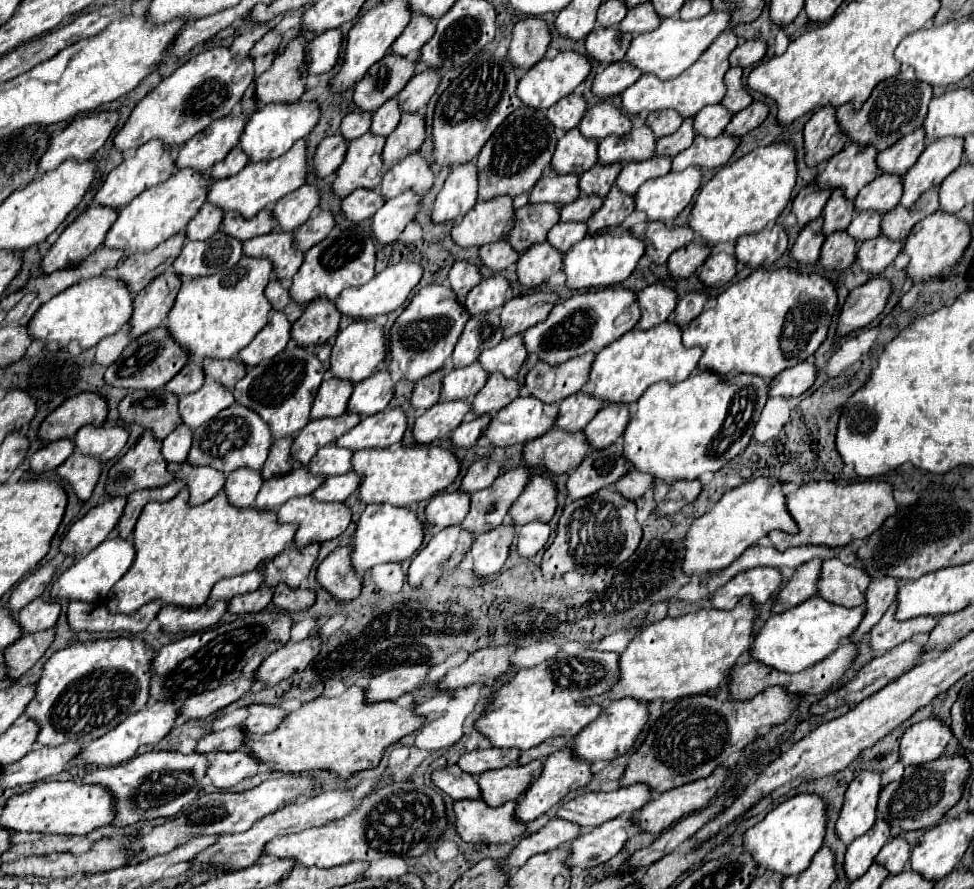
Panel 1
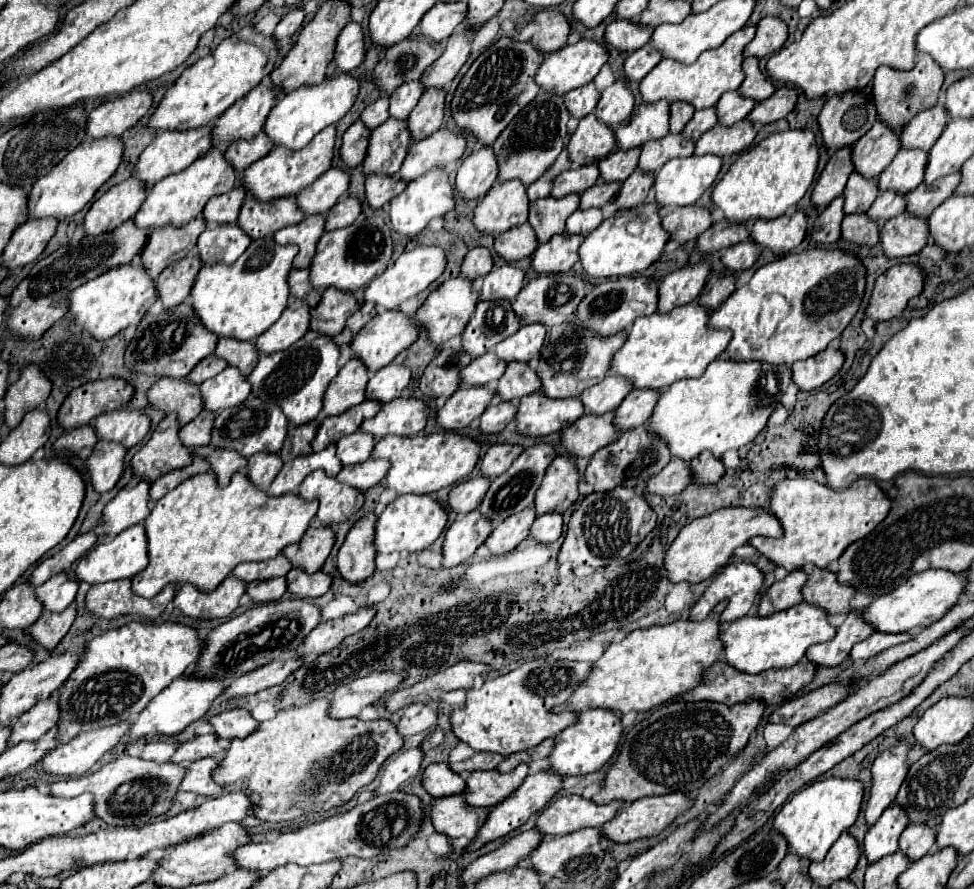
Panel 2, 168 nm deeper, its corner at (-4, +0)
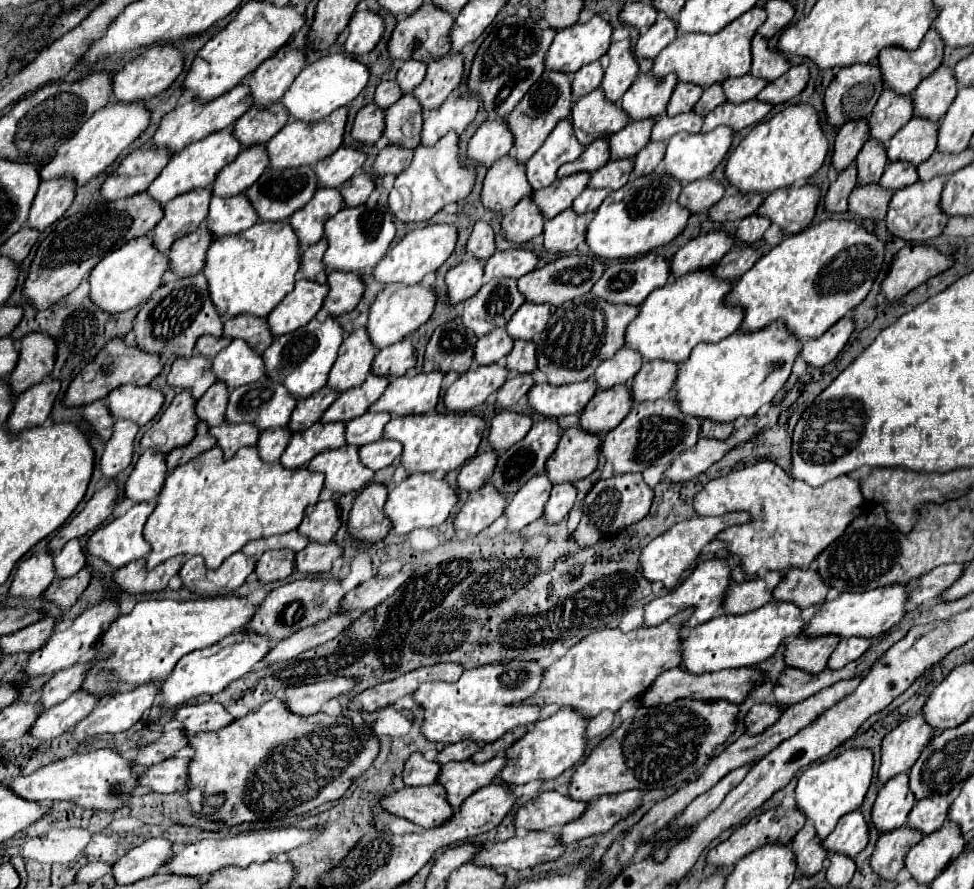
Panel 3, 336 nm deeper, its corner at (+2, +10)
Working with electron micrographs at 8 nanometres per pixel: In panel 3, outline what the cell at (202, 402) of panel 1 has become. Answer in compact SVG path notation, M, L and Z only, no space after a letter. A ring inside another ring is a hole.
M236 339L214 357L212 373L228 389L236 389L258 381L264 375L264 363L244 341Z

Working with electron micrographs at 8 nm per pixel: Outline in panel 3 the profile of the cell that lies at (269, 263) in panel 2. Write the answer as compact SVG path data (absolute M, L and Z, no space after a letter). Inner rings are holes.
M288 221L256 223L242 235L212 241L206 253L202 273L208 281L210 299L216 311L222 317L224 315L266 317L294 289L298 257L300 257L298 239L294 231L288 227Z

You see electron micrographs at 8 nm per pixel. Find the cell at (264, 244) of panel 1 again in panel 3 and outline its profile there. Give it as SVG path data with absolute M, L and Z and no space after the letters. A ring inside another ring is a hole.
M318 189L316 195L304 205L296 215L290 215L288 223L294 229L300 247L310 247L318 243L324 235L324 223L334 217L340 209L344 209L344 201L338 189Z

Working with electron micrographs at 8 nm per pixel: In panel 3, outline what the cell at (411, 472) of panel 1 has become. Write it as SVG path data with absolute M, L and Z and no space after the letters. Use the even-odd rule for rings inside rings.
M432 413L432 415L408 415L408 417L392 417L384 427L384 439L394 439L402 443L400 465L408 471L408 475L416 473L438 473L444 475L452 469L462 467L468 459L474 457L482 435L484 435L484 419L472 413Z

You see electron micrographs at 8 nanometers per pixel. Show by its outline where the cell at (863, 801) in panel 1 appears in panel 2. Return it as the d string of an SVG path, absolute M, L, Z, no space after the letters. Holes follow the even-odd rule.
M900 743L880 753L872 765L872 789L866 805L866 823L874 825L882 811L896 799L908 773L908 753L914 745Z

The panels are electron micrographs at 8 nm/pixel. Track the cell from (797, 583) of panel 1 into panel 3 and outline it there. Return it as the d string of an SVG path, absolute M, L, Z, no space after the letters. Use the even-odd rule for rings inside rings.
M768 571L766 575L760 575L756 579L744 581L744 583L734 583L730 585L726 599L724 599L724 609L728 615L744 615L760 605L766 605L768 601L774 599L774 587L780 583L784 575L778 571Z

